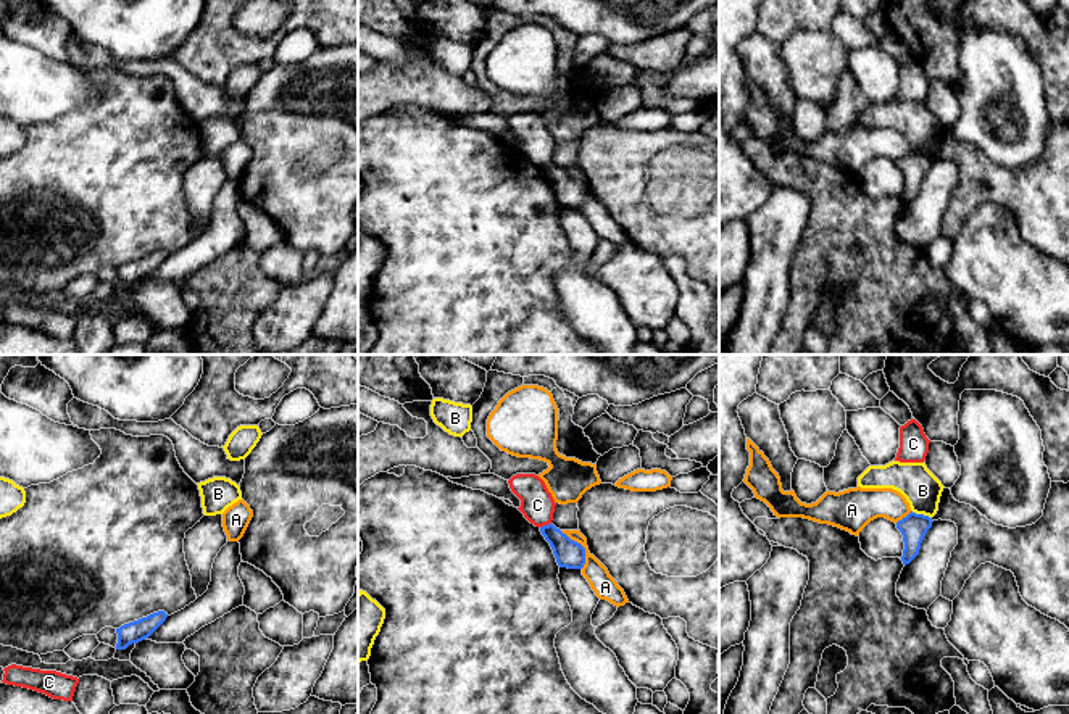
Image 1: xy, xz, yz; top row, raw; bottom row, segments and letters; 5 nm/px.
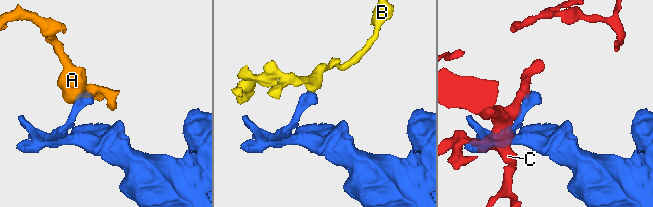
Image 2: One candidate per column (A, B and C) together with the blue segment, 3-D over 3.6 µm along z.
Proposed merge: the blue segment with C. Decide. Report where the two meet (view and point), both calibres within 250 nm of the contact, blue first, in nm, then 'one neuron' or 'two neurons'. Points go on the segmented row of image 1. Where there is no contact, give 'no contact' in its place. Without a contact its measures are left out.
contact xz (545, 526); calibres 140 and 170 nm; two neurons

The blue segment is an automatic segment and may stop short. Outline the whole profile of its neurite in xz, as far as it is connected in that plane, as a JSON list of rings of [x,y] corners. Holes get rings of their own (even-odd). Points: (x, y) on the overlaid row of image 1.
[[[553,524],[540,527],[542,535],[550,543],[559,567],[582,569],[585,564],[585,548],[571,540]]]

